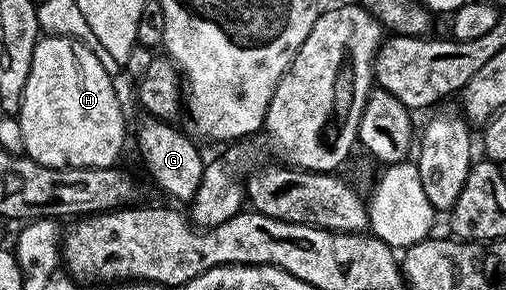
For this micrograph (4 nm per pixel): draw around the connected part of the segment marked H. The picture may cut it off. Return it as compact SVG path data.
M57 34L38 37L35 56L31 56L27 88L23 88L21 113L16 115L19 128L23 128L23 144L28 158L47 168L103 168L114 165L125 146L125 114L121 111L121 98L113 82L114 75L99 64L91 48Z

